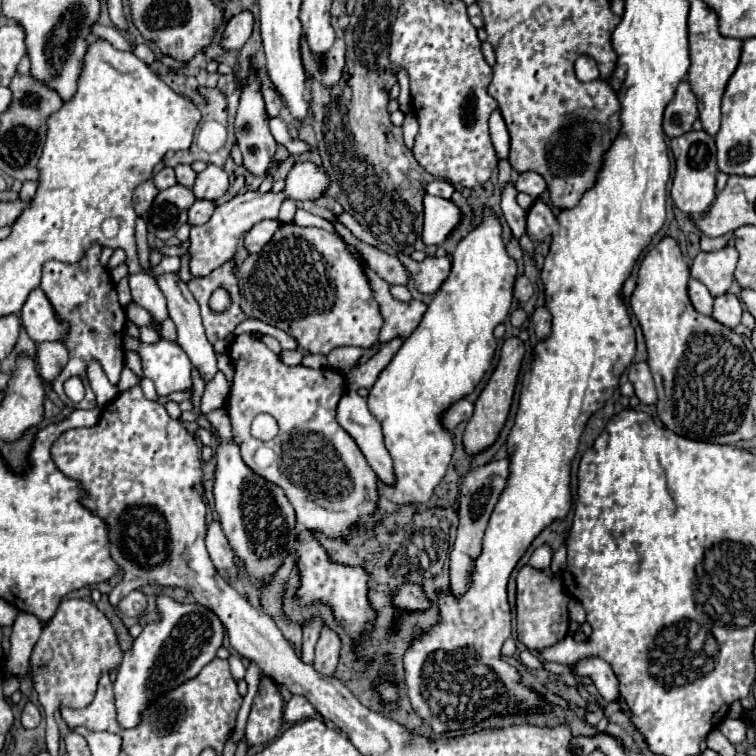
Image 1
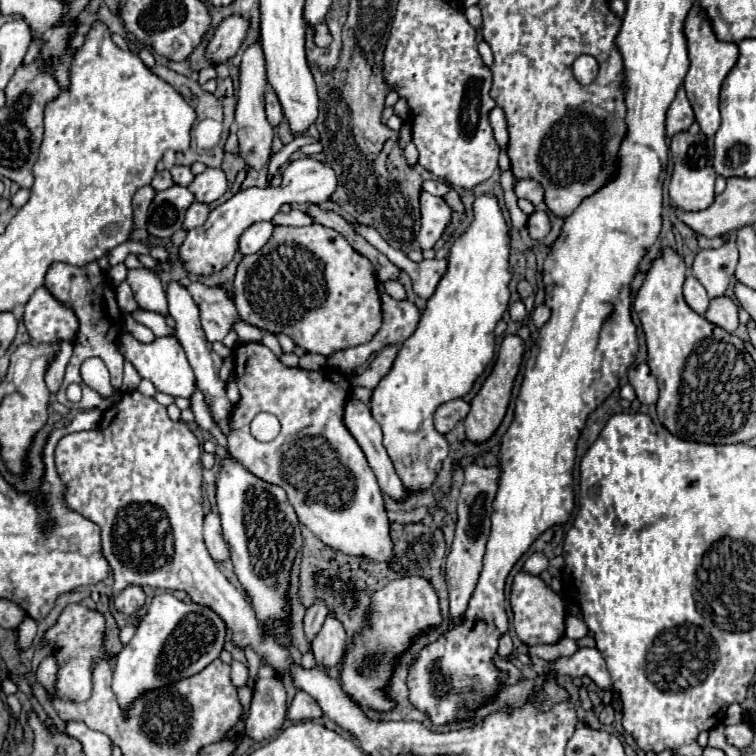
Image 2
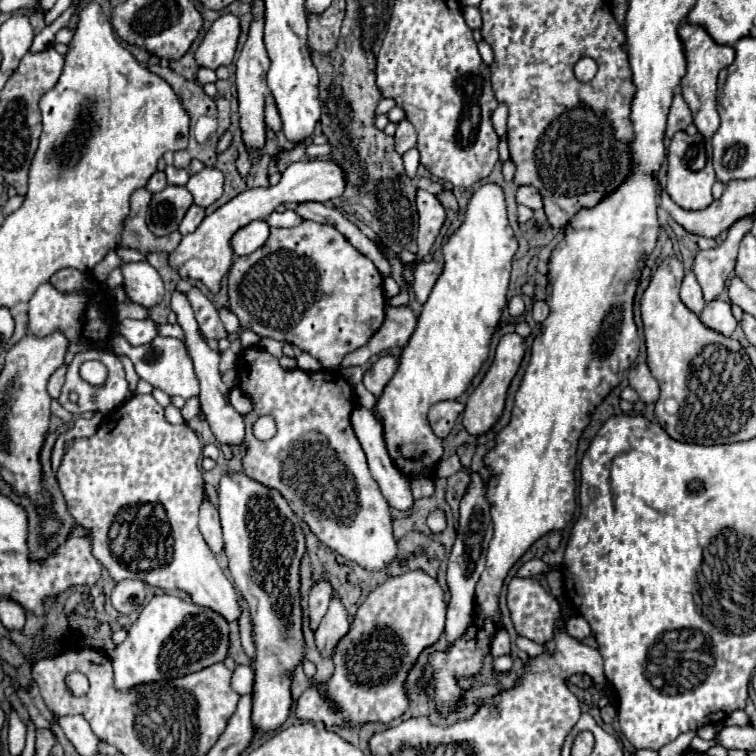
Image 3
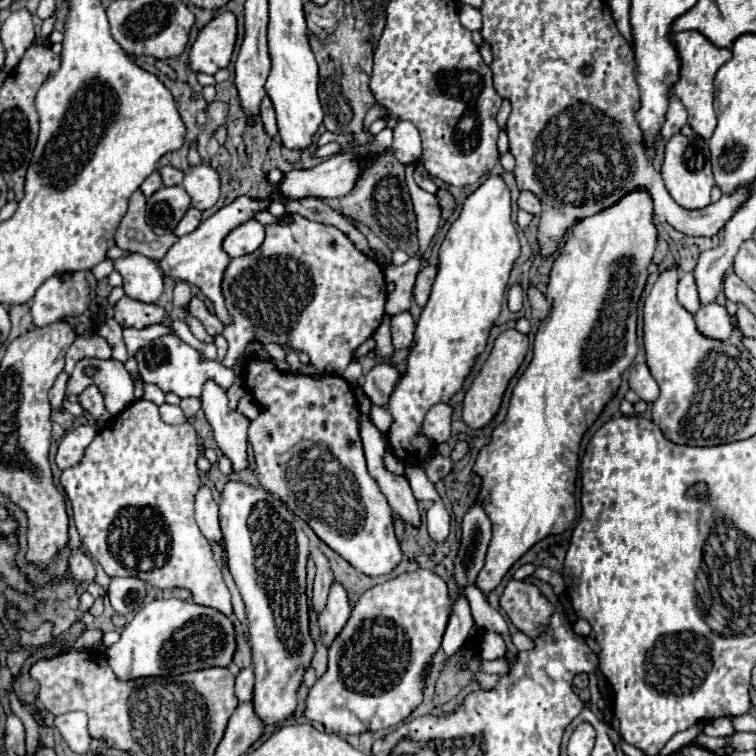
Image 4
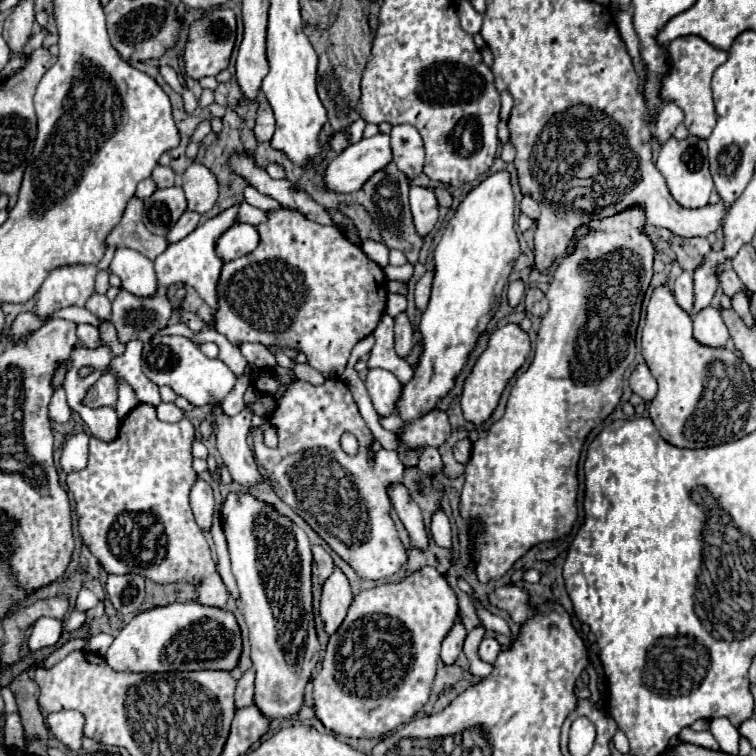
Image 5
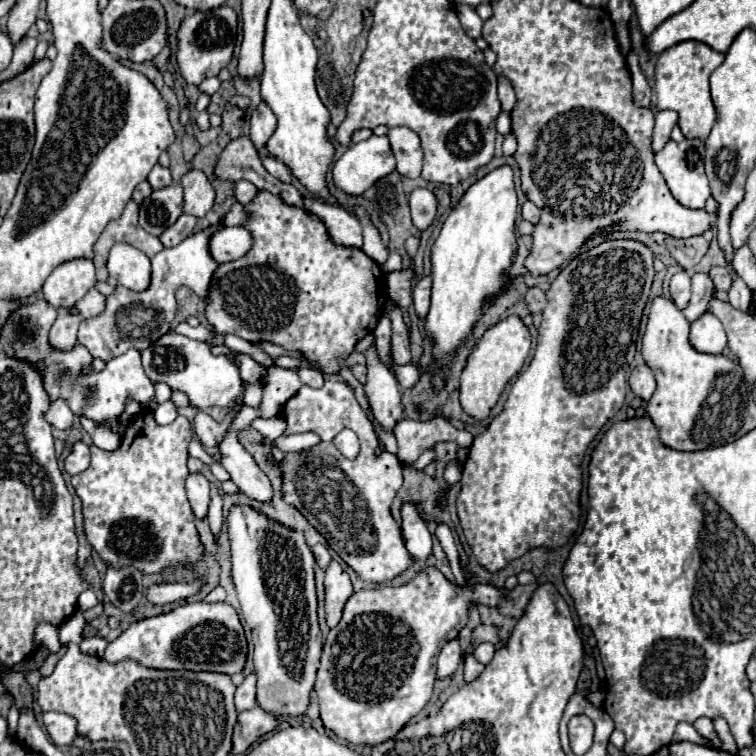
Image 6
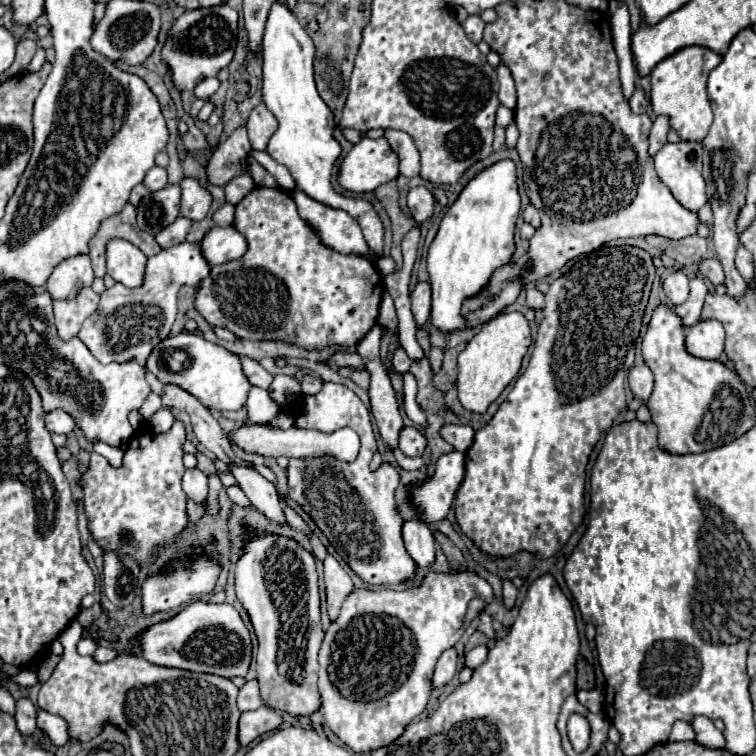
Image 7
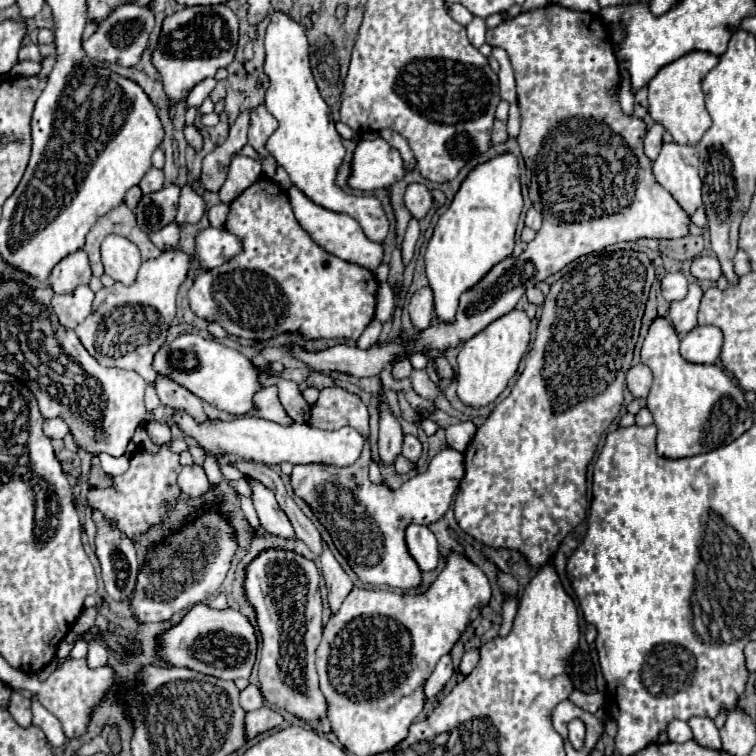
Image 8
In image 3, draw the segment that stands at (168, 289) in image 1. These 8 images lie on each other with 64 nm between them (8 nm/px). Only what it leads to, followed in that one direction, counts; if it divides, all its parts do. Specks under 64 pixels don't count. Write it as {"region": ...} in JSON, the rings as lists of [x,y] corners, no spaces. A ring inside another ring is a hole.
{"region":[[[174,290],[170,306],[172,306],[172,312],[178,316],[178,324],[180,324],[182,330],[184,330],[184,344],[186,344],[188,356],[192,358],[194,372],[196,372],[198,382],[200,382],[200,396],[198,396],[198,398],[200,398],[200,406],[202,406],[202,412],[206,414],[206,420],[208,420],[208,424],[210,424],[210,428],[212,428],[216,440],[218,440],[220,444],[230,444],[230,446],[240,444],[240,440],[242,440],[242,436],[244,436],[244,422],[242,422],[242,416],[240,416],[240,414],[230,406],[230,402],[228,402],[228,388],[226,388],[226,384],[222,382],[222,376],[220,376],[220,372],[218,372],[220,354],[218,354],[216,350],[212,350],[212,348],[208,346],[206,338],[202,336],[200,326],[198,326],[198,322],[196,322],[196,314],[194,314],[194,310],[192,310],[192,306],[190,306],[190,302],[188,302],[188,298],[186,298],[184,292]]]}

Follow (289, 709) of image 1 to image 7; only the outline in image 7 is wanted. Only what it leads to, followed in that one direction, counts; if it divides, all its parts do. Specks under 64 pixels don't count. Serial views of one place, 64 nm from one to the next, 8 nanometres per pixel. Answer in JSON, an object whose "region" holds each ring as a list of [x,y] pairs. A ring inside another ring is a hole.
{"region":[[[428,572],[426,574],[428,578],[416,586],[416,588],[406,588],[406,590],[354,590],[346,602],[342,604],[342,610],[340,610],[340,616],[336,622],[330,624],[330,628],[326,630],[326,636],[324,636],[324,642],[322,642],[322,648],[320,648],[320,670],[318,670],[318,690],[320,690],[320,698],[322,698],[322,716],[326,720],[326,726],[346,744],[350,746],[354,752],[368,752],[368,750],[376,750],[376,748],[382,748],[382,746],[388,746],[390,742],[394,742],[406,728],[406,724],[410,720],[414,720],[428,704],[428,698],[430,698],[430,692],[432,692],[432,674],[434,674],[434,666],[436,666],[436,660],[438,656],[452,648],[458,638],[462,636],[462,628],[464,628],[464,620],[466,620],[466,612],[468,612],[468,602],[476,596],[492,602],[494,600],[494,592],[492,592],[492,586],[472,574],[472,572],[450,572],[450,574],[440,574],[440,572]]]}

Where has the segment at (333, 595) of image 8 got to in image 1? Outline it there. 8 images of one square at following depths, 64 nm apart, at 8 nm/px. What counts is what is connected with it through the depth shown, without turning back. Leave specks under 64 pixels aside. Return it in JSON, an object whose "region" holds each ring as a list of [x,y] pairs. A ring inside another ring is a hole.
{"region":[[[322,628],[320,640],[316,644],[316,658],[314,658],[314,670],[324,674],[324,676],[332,676],[338,664],[338,656],[340,656],[340,638],[328,630]]]}

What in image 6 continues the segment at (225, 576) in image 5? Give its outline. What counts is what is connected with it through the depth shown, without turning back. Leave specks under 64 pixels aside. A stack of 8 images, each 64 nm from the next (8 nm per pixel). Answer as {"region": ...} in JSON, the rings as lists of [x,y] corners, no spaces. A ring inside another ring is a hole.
{"region":[[[212,484],[210,486],[210,496],[212,496],[212,502],[210,502],[210,510],[208,510],[208,524],[210,524],[210,530],[214,534],[216,540],[220,540],[220,534],[222,534],[222,522],[224,522],[224,516],[222,516],[222,496],[218,494],[216,486]]]}

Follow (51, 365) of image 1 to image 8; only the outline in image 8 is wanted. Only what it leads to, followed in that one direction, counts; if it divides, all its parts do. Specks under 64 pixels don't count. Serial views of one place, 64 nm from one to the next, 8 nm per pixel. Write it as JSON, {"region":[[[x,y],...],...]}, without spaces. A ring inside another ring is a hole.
{"region":[[[48,418],[44,422],[44,434],[48,438],[52,438],[52,440],[54,438],[64,438],[68,432],[70,432],[70,428],[68,428],[68,424],[62,418]]]}

